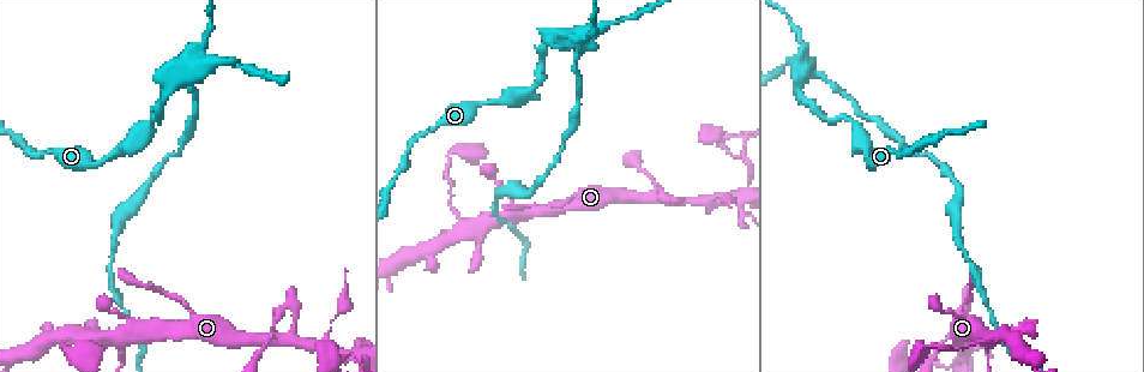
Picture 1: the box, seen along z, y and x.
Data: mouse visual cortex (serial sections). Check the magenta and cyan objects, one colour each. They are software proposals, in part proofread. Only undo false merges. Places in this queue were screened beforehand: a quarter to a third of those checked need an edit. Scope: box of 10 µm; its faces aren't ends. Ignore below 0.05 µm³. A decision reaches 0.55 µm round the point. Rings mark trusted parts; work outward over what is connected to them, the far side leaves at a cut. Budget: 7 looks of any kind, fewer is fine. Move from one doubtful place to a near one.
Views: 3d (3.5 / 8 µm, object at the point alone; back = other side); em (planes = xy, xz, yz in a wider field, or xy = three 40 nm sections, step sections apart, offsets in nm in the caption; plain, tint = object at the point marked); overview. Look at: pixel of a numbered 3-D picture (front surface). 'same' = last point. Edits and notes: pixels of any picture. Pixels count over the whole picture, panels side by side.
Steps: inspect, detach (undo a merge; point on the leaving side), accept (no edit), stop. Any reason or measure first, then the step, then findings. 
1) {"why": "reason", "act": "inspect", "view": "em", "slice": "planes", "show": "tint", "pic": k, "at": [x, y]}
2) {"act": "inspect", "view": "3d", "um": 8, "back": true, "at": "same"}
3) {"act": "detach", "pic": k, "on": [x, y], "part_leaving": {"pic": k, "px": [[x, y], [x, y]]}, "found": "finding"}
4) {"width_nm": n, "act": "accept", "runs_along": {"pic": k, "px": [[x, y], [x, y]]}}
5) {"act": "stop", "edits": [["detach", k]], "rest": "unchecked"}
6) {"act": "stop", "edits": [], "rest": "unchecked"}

{"act": "inspect", "view": "3d", "um": 3.5, "pic": 1, "at": [80, 334]}

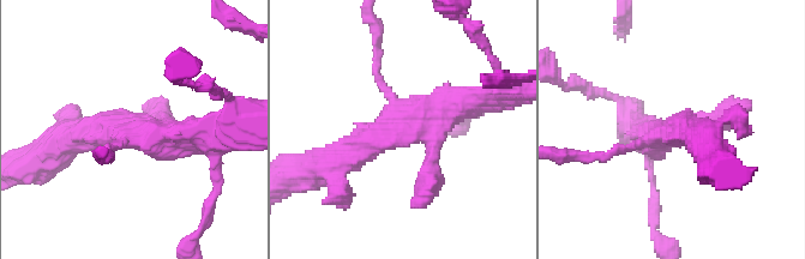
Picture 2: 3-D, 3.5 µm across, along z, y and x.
{"act": "inspect", "view": "em", "slice": "xy", "step": 2, "show": "tint", "pic": 2, "at": [135, 131]}

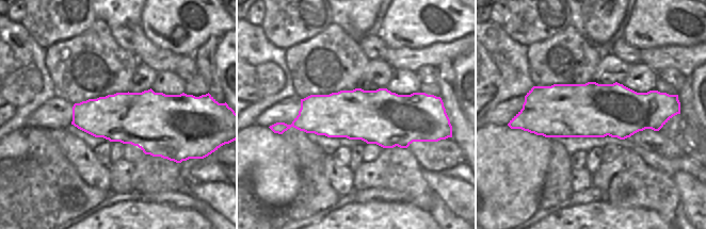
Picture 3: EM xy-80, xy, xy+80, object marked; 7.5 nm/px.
{"act": "accept", "runs_along": {"pic": 2, "px": [[482, 100], [416, 114], [338, 157]]}, "found": "one cell here"}

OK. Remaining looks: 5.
{"why": "four-way junction", "act": "inspect", "view": "3d", "um": 8, "pic": 1, "at": [285, 340]}

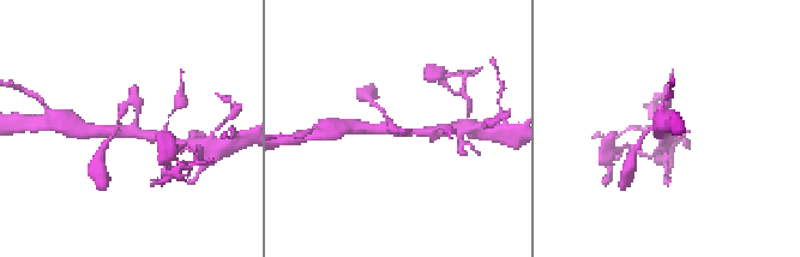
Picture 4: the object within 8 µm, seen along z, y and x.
{"act": "inspect", "view": "em", "slice": "xy", "step": 3, "show": "tint", "at": "same"}

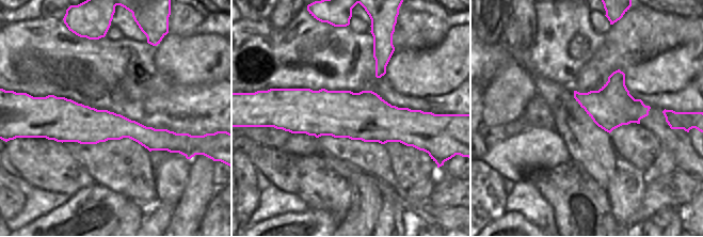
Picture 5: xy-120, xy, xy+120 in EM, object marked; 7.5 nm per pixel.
{"act": "accept", "runs_along": {"pic": 5, "px": [[281, 109], [421, 126]]}, "found": "one cell here"}

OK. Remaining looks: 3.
{"why": "four arms meet", "act": "inspect", "view": "3d", "um": 3.5, "pic": 1, "at": [351, 355]}

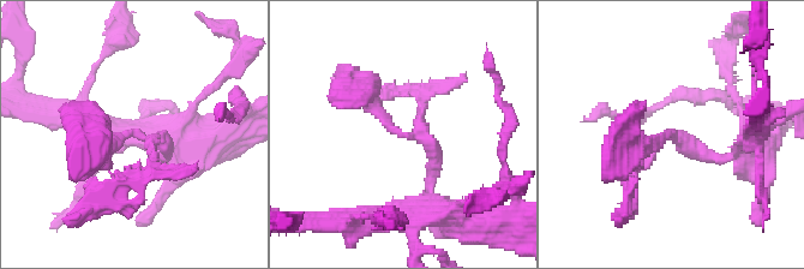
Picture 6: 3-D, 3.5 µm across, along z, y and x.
{"arms": 4, "arm_widths_nm": [150, 150, 200, 300], "why": "now the EM", "act": "inspect", "view": "em", "slice": "xy", "step": 5, "show": "plain", "pic": 6, "at": [399, 131]}

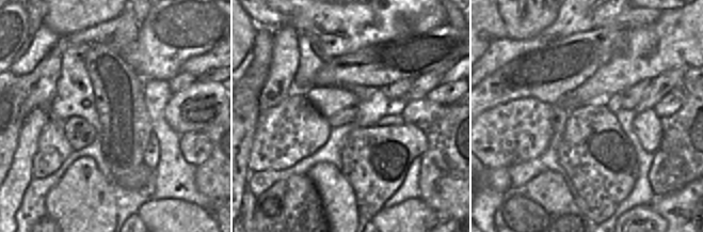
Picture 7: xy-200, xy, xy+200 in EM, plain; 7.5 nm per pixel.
{"why": "where the object lies", "act": "inspect", "view": "em", "slice": "xy", "step": 5, "show": "tint", "at": "same"}

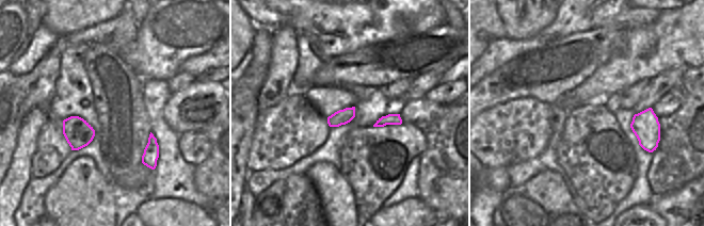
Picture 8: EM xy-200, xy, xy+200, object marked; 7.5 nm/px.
{"width_nm": 110, "act": "detach", "pic": 6, "on": [434, 83], "part_leaving": {"pic": 6, "px": [[422, 112], [422, 93], [449, 87]]}, "found": "two cells meet here"}

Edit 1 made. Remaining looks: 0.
{"act": "stop", "edits": [["detach", 6]], "rest": "unchecked"}

